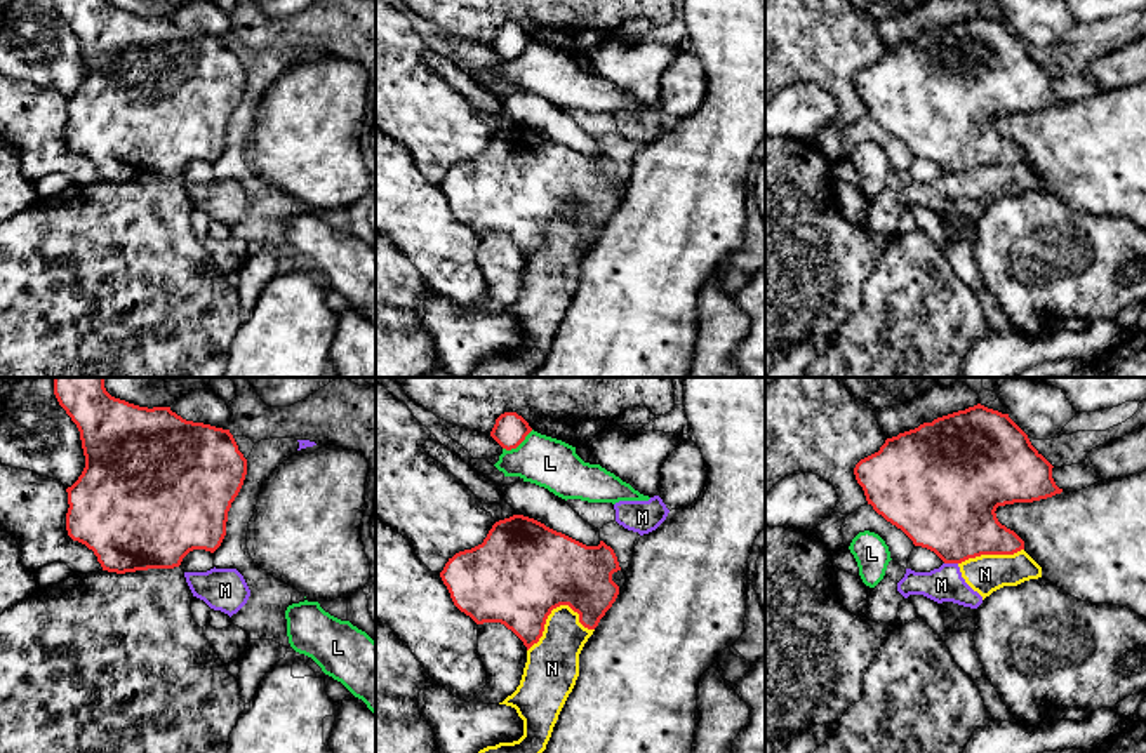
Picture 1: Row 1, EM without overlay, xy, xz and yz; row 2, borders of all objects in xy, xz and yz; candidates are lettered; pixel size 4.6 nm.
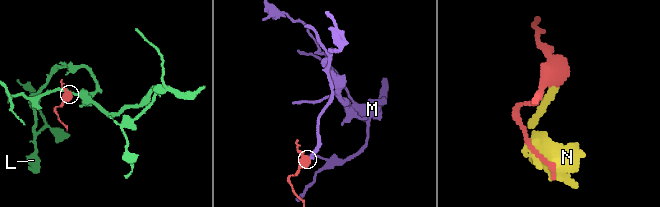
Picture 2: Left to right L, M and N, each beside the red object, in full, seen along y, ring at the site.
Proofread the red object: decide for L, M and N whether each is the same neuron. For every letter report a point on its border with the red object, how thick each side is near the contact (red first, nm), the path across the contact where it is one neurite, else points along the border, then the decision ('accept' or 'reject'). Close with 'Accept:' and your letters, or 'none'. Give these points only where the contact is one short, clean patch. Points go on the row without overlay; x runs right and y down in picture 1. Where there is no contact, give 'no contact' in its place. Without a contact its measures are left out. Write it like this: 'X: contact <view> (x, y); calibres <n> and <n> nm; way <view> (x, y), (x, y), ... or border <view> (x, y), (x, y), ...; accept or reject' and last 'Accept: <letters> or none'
L: contact xz (517, 56); calibres 160 and 240 nm; reject
M: contact yz (952, 173); calibres 420 and 160 nm; border yz (945, 173), (957, 174); reject
N: contact xz (555, 218); calibres 460 and 240 nm; reject
Accept: none

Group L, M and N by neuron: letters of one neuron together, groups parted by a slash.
L / M N

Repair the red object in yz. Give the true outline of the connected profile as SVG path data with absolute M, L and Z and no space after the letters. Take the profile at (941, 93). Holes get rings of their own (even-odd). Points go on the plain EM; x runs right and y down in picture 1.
M977 14L887 49L878 63L856 75L854 85L868 115L901 139L915 157L934 162L944 174L962 174L981 165L1014 165L1024 160L1024 151L1002 136L995 122L998 117L1061 104L1063 99L1056 96L1052 78L1009 24Z

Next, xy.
M54 0L80 42L85 78L66 99L66 141L94 162L103 181L174 179L193 160L214 163L224 146L247 70L230 40L186 31L170 17L139 17L106 0Z

